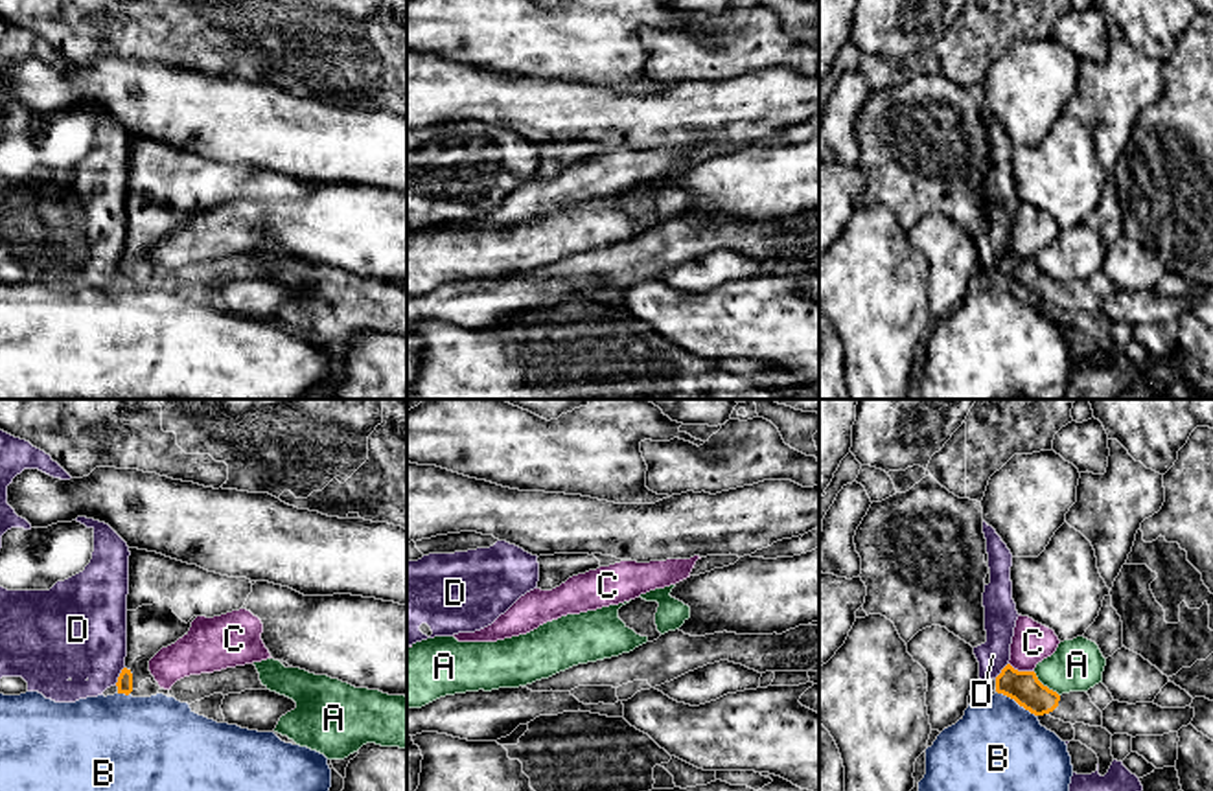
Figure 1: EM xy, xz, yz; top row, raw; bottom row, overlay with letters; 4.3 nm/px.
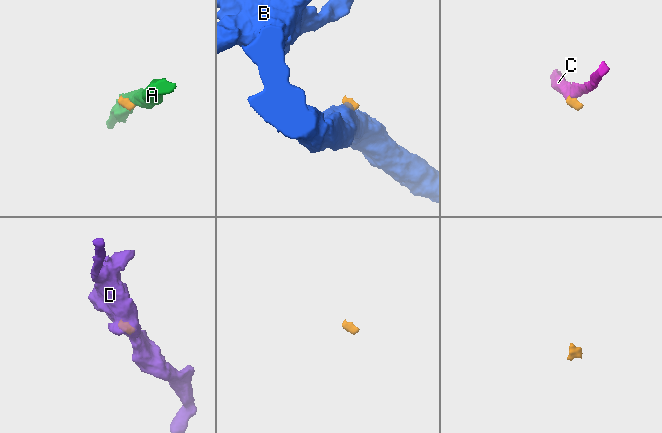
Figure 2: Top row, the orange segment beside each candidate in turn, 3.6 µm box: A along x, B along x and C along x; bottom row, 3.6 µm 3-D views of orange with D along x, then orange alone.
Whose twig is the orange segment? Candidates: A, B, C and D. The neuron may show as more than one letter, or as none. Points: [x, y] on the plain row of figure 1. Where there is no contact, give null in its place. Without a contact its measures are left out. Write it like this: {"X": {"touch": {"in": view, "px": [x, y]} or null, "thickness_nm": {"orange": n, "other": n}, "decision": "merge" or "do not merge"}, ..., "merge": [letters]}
{"A": {"touch": {"in": "yz", "px": [1046, 275]}, "thickness_nm": {"orange": 140, "other": 220}, "decision": "do not merge"}, "B": {"touch": {"in": "yz", "px": [1016, 289]}, "thickness_nm": {"orange": 140, "other": 460}, "decision": "do not merge"}, "C": {"touch": {"in": "yz", "px": [1022, 260]}, "thickness_nm": {"orange": 140, "other": 170}, "decision": "do not merge"}, "D": {"touch": {"in": "xy", "px": [120, 263]}, "thickness_nm": {"orange": 70, "other": 400}, "decision": "do not merge"}, "merge": []}

